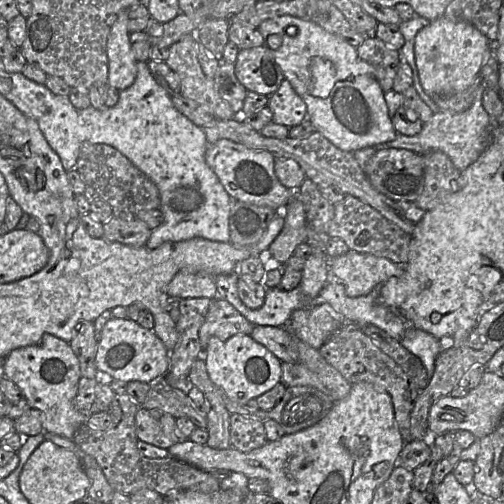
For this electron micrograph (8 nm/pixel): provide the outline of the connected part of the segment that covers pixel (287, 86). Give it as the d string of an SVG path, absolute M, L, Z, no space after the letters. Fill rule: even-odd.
M284 79L279 88L269 96L267 106L272 111L272 122L287 127L299 125L307 118L307 106L290 82Z

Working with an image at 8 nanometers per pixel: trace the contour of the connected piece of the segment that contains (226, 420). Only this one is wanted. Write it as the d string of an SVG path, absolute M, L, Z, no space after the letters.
M205 395L210 402L210 410L207 414L207 431L209 438L206 443L211 448L231 448L230 442L230 416L223 403L223 395Z

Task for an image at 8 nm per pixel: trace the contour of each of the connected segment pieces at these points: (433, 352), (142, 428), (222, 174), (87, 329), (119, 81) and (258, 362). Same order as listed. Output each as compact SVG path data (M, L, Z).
M408 327L404 332L401 344L421 360L429 374L430 381L436 357L443 350L440 340L424 330Z
M139 407L135 416L138 440L168 449L179 441L175 417L156 408L147 410Z
M220 139L208 145L205 159L232 200L277 209L289 204L296 196L295 192L283 186L276 177L274 171L276 157L268 151L256 150L228 139Z
M81 321L76 327L76 335L69 345L76 355L81 376L96 379L98 368L95 358L99 334L96 333L93 321Z
M128 11L118 14L107 39L108 84L119 91L130 87L137 74L137 60L129 39Z
M236 334L227 339L211 337L203 349L203 361L211 381L239 404L246 404L281 382L281 361L251 335Z

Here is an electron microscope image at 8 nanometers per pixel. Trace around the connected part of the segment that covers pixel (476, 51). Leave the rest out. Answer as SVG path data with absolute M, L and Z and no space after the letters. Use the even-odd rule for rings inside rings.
M442 16L422 28L415 36L414 58L423 90L431 97L461 93L475 83L482 66L492 55L491 41L476 27Z

